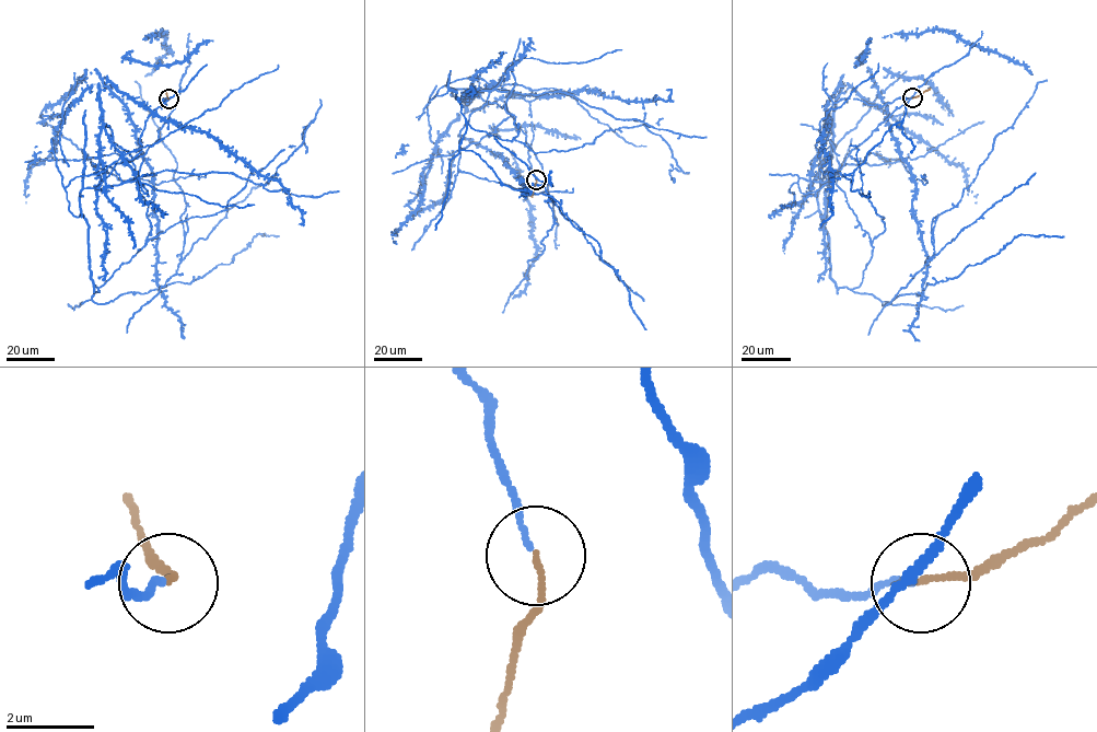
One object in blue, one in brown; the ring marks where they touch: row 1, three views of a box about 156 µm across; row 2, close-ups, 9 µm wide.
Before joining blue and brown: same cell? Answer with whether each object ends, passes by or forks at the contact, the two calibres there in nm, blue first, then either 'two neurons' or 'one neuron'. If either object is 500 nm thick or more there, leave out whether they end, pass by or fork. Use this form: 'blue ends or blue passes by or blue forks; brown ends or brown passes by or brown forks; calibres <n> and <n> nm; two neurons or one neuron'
blue ends; brown ends; calibres 130 and 130 nm; one neuron

